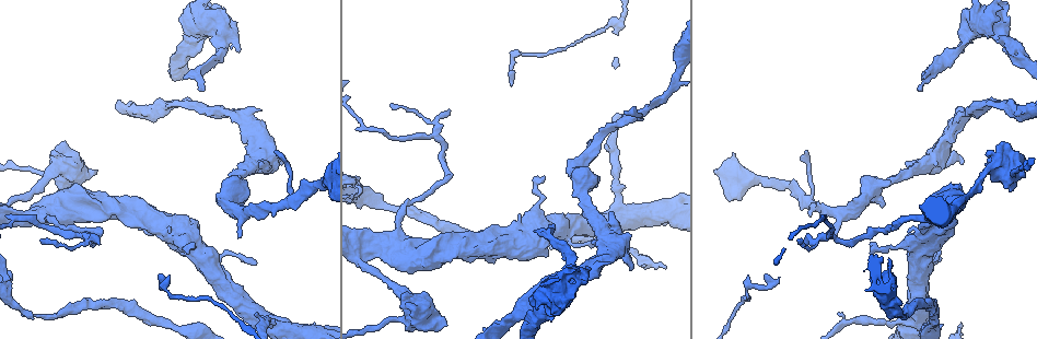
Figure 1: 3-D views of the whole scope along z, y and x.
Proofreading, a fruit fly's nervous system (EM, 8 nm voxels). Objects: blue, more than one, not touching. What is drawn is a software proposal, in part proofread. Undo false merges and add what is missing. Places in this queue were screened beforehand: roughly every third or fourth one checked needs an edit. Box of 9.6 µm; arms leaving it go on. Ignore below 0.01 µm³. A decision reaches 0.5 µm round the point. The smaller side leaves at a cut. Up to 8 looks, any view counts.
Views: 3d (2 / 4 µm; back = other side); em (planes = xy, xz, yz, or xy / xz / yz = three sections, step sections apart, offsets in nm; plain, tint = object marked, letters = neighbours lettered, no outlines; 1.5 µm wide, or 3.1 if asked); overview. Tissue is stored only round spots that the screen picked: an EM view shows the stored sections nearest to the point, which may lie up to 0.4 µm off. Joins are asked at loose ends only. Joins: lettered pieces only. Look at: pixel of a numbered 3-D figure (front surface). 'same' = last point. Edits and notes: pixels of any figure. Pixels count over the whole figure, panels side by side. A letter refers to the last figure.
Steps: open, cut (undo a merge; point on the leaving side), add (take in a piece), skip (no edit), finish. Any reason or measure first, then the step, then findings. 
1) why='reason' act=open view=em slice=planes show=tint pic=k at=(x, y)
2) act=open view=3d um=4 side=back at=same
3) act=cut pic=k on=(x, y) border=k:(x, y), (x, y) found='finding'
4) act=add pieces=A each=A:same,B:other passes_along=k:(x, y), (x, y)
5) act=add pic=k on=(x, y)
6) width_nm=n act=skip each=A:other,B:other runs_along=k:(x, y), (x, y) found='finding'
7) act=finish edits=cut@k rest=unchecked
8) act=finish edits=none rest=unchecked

why='side arm on a straight run' act=open view=3d um=2 pic=1 at=(803, 199)

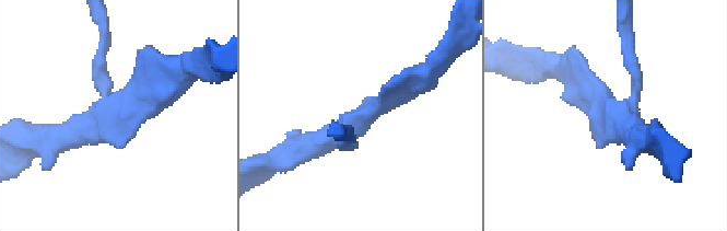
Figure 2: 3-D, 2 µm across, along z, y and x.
arms=3 act=open view=em slice=planes show=letters pic=2 at=(107, 115)

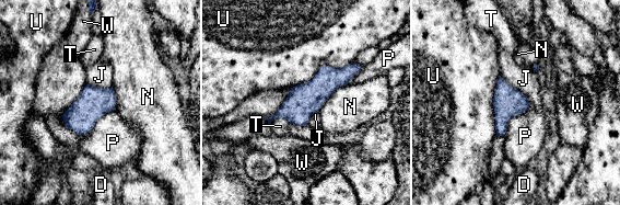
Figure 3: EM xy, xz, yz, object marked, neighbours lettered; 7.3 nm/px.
width_nm=220 act=skip each=D:other,J:other,N:other,P:other,T:other,U:other,W:other found='one cell here'

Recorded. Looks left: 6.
why='free end' act=open view=3d um=4 pic=1 at=(542, 179)

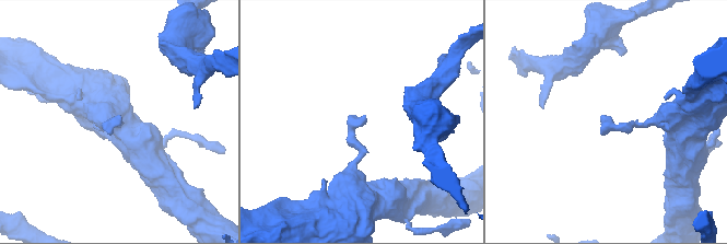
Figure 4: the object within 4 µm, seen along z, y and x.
act=open view=em slice=yz step=4 show=letters pic=4 at=(118, 118)

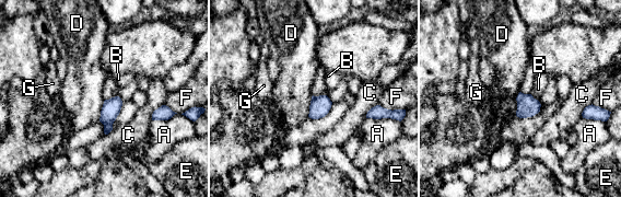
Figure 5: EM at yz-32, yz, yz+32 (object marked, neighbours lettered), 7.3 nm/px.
act=open view=em slice=planes show=letters at=same

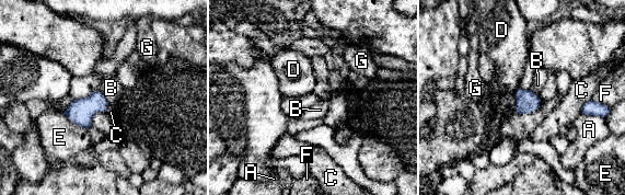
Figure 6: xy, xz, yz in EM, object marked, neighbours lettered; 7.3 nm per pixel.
act=skip each=A:other,B:other,C:other,D:other,E:other,F:other,G:other border=6:(99, 90), (108, 102) found='no lettered piece goes on from it'

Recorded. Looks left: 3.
why='branch stops here' act=open view=3d um=4 pic=1 at=(666, 266)

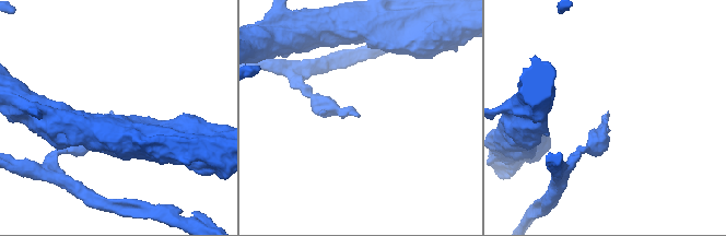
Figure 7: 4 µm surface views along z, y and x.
act=open view=em slice=yz step=8 show=letters pic=7 at=(355, 115)

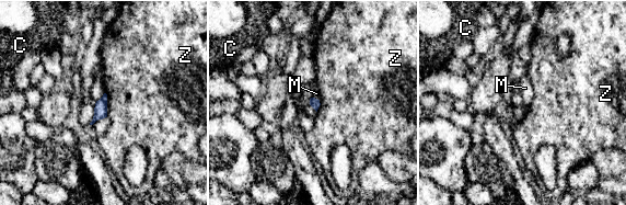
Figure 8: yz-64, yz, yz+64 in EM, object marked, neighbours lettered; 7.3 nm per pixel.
act=open view=em slice=planes show=letters at=same

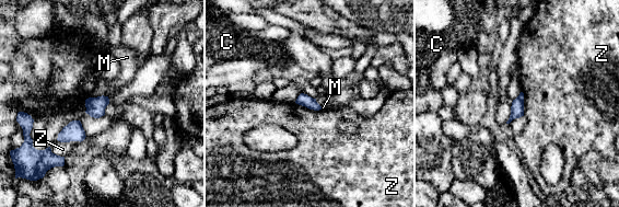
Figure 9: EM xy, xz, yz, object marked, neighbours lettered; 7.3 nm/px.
width_nm=90 act=skip each=C:other,M:other,Z:other border=9:(294, 102), (314, 110), (322, 108) found='none of them fits'

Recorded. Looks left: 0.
act=finish edits=none rest=unchecked

